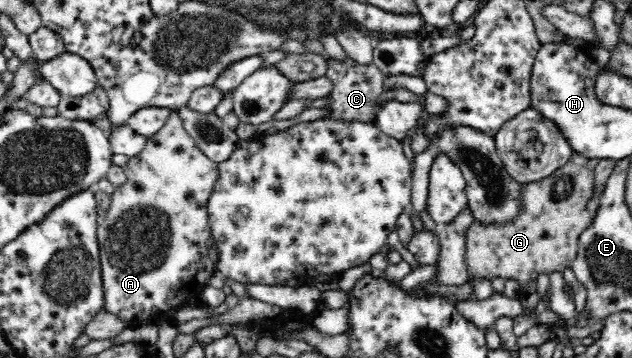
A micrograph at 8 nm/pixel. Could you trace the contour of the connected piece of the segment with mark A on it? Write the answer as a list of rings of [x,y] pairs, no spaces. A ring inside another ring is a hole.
[[[175,110],[168,117],[166,124],[146,141],[142,152],[139,152],[136,156],[129,157],[128,164],[123,168],[127,175],[126,183],[116,187],[116,190],[111,195],[111,205],[107,215],[97,226],[102,286],[105,294],[104,311],[112,313],[114,317],[121,318],[123,322],[134,322],[134,320],[142,322],[146,318],[152,318],[154,314],[172,310],[172,308],[176,308],[180,304],[184,306],[184,302],[192,300],[192,296],[196,294],[196,288],[200,284],[206,284],[206,280],[212,277],[213,271],[216,269],[215,263],[210,258],[209,241],[211,230],[209,227],[207,200],[214,188],[214,183],[218,180],[218,164],[210,160],[188,136],[188,133],[184,130],[182,119]]]

